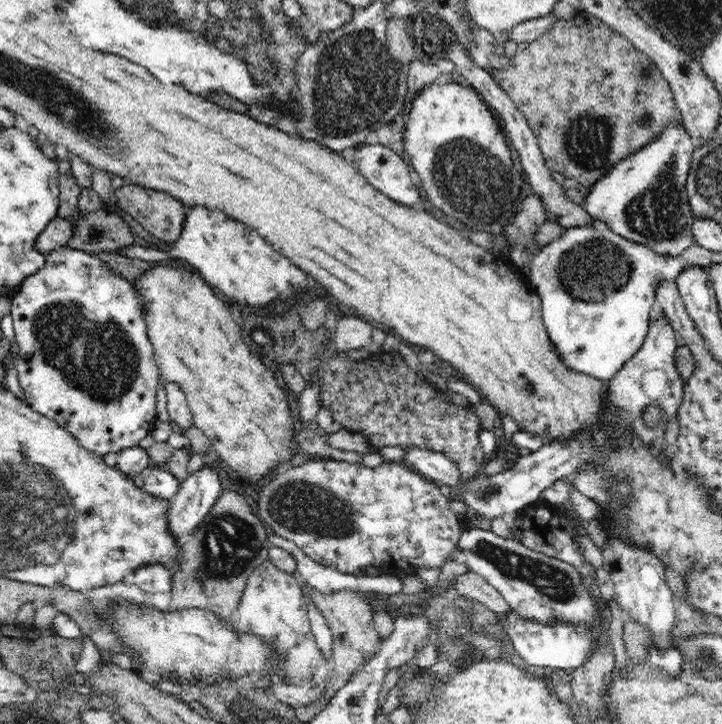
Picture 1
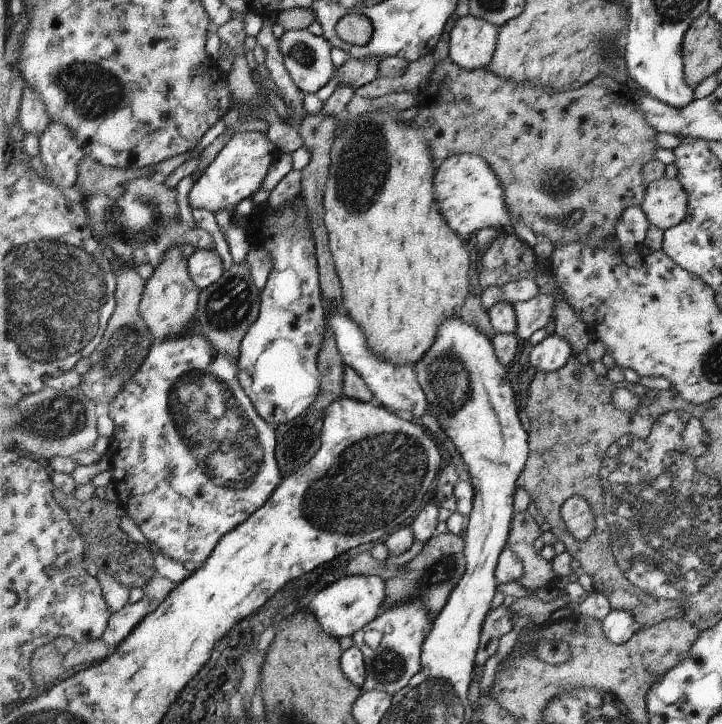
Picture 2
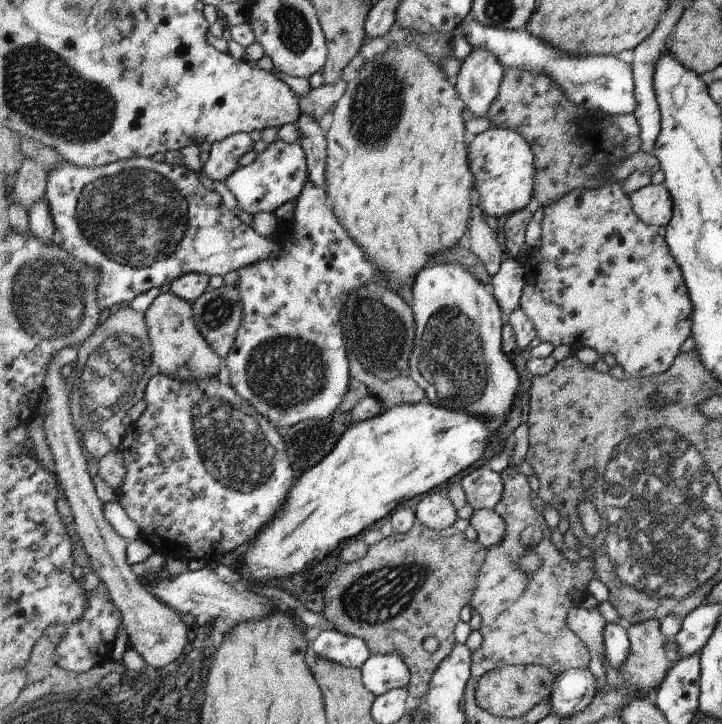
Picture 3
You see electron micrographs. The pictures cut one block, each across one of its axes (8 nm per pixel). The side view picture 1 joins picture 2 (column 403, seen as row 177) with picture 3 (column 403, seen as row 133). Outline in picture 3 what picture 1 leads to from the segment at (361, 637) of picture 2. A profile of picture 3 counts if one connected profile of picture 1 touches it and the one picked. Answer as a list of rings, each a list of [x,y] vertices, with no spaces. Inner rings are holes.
[[[396,652],[371,654],[360,669],[365,686],[377,696],[391,690],[407,688],[410,682],[410,670],[404,664],[402,656]]]

